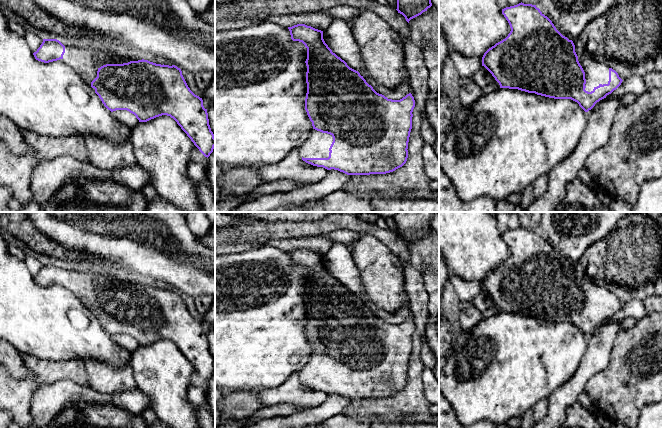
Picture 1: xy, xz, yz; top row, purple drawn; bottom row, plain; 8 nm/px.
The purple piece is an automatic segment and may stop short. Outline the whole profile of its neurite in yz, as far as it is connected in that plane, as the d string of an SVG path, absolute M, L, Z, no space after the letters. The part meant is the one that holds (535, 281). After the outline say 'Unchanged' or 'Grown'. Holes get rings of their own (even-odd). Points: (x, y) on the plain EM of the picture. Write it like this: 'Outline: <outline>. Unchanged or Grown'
Outline: M519 227L502 233L511 255L482 281L484 290L500 312L518 313L554 322L571 323L588 336L622 307L618 297L586 277L578 281L572 264L563 260L536 229Z. Grown

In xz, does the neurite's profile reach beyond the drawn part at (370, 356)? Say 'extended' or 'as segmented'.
extended

